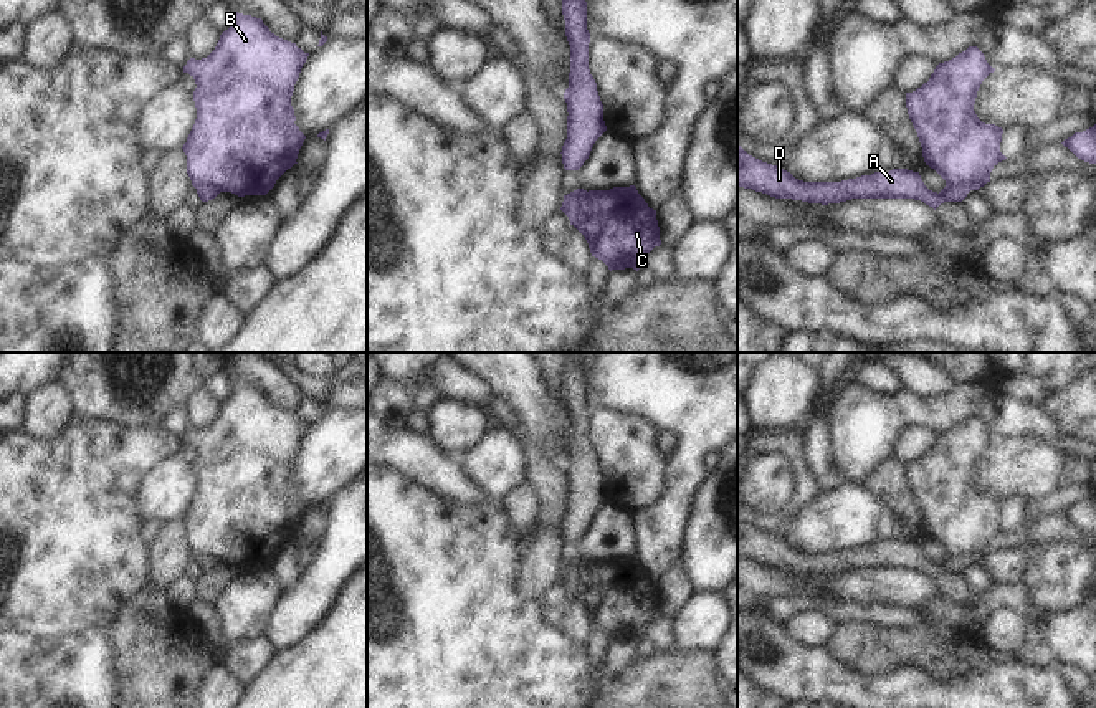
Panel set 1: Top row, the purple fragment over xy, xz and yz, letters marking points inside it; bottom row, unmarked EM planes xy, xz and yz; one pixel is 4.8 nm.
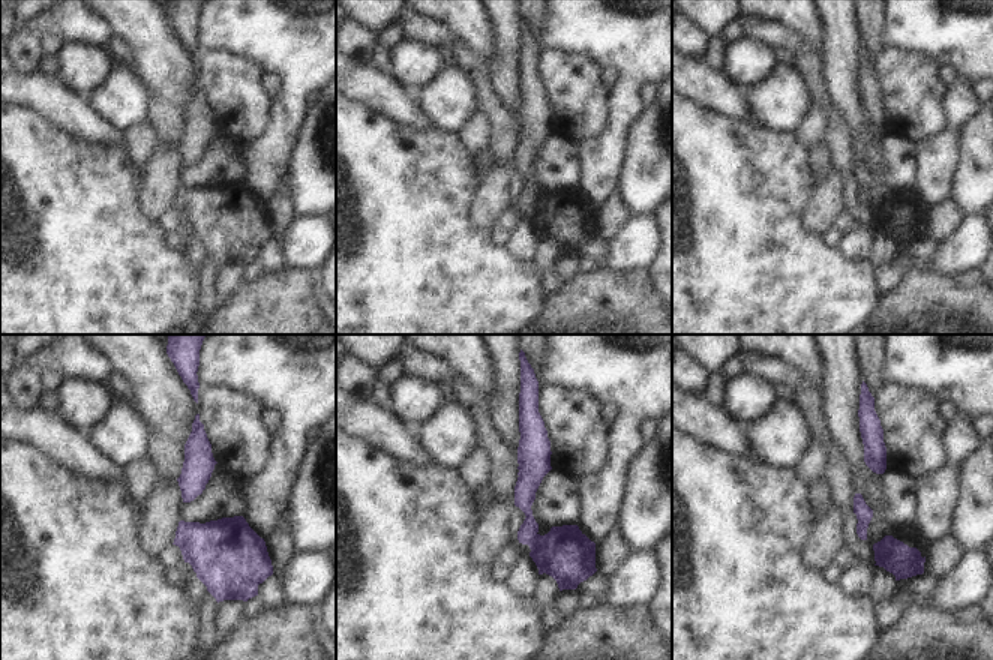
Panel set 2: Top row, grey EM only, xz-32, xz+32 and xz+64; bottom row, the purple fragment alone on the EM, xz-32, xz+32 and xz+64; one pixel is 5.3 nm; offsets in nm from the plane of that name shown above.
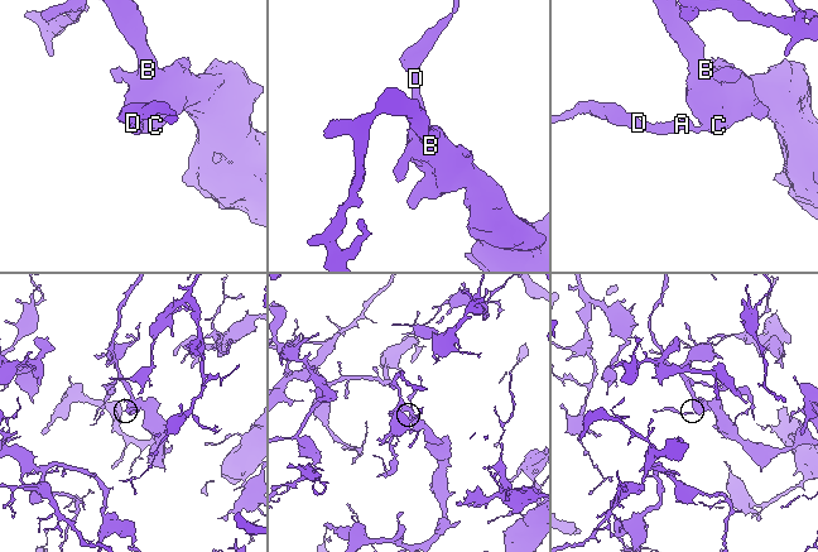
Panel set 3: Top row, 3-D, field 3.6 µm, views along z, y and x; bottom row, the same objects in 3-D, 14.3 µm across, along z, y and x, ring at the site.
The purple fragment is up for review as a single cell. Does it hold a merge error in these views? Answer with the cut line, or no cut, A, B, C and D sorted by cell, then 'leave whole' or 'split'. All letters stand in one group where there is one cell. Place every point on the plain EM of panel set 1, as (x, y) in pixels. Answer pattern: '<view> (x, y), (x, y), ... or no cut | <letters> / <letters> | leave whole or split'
xz (587, 563), (576, 578), (567, 578) | A D / B C | split

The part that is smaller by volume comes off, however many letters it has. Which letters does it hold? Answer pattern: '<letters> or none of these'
A, D

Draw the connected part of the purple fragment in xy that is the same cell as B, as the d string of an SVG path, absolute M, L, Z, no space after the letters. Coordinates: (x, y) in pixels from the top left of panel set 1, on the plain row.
M231 382L231 395L220 405L215 420L207 428L187 432L183 443L188 443L197 455L193 462L197 490L182 519L187 526L187 544L195 559L213 556L218 562L231 562L238 567L266 566L276 551L298 534L306 506L294 495L291 466L307 427L309 423L296 414L271 404L261 389Z

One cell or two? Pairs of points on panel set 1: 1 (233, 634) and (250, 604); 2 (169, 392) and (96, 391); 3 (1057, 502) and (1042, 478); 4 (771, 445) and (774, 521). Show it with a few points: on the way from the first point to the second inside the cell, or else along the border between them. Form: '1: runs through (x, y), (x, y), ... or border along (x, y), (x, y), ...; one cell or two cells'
1: runs through (237, 627), (243, 611); one cell
2: runs through (151, 406), (139, 409), (129, 402), (114, 401); one cell
3: border along (1060, 487), (1030, 502); two cells
4: runs through (794, 457), (800, 470), (800, 498), (797, 503); one cell

